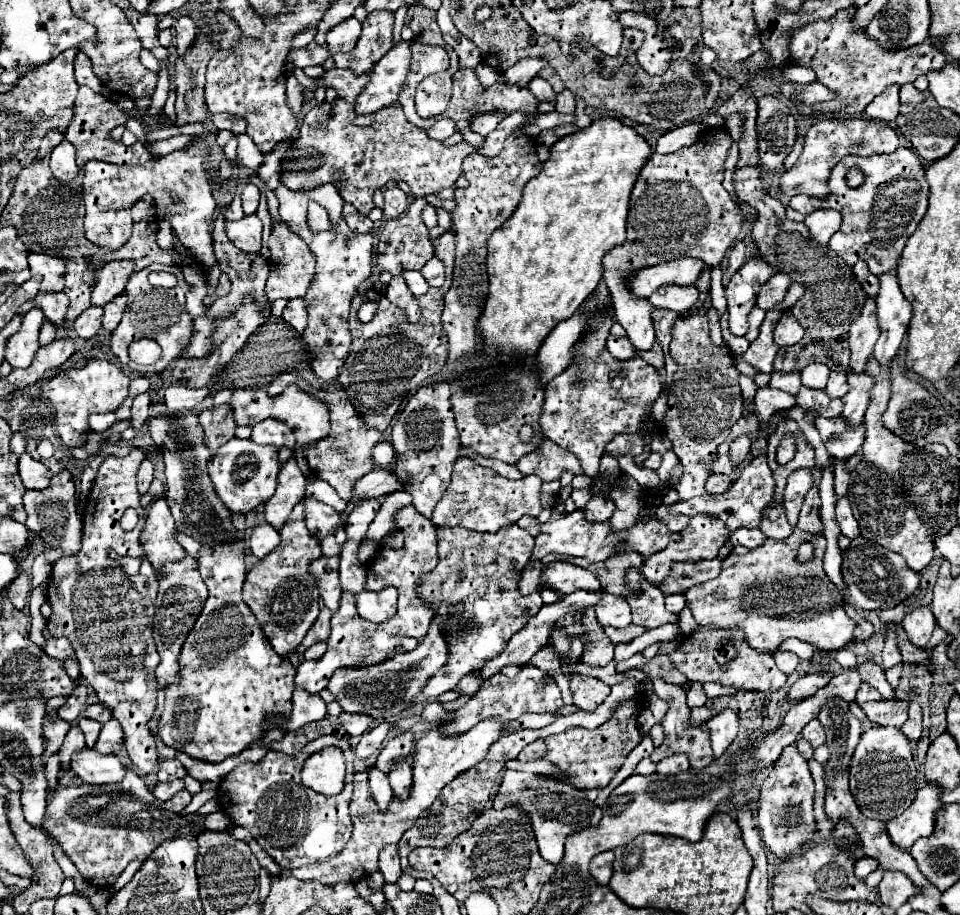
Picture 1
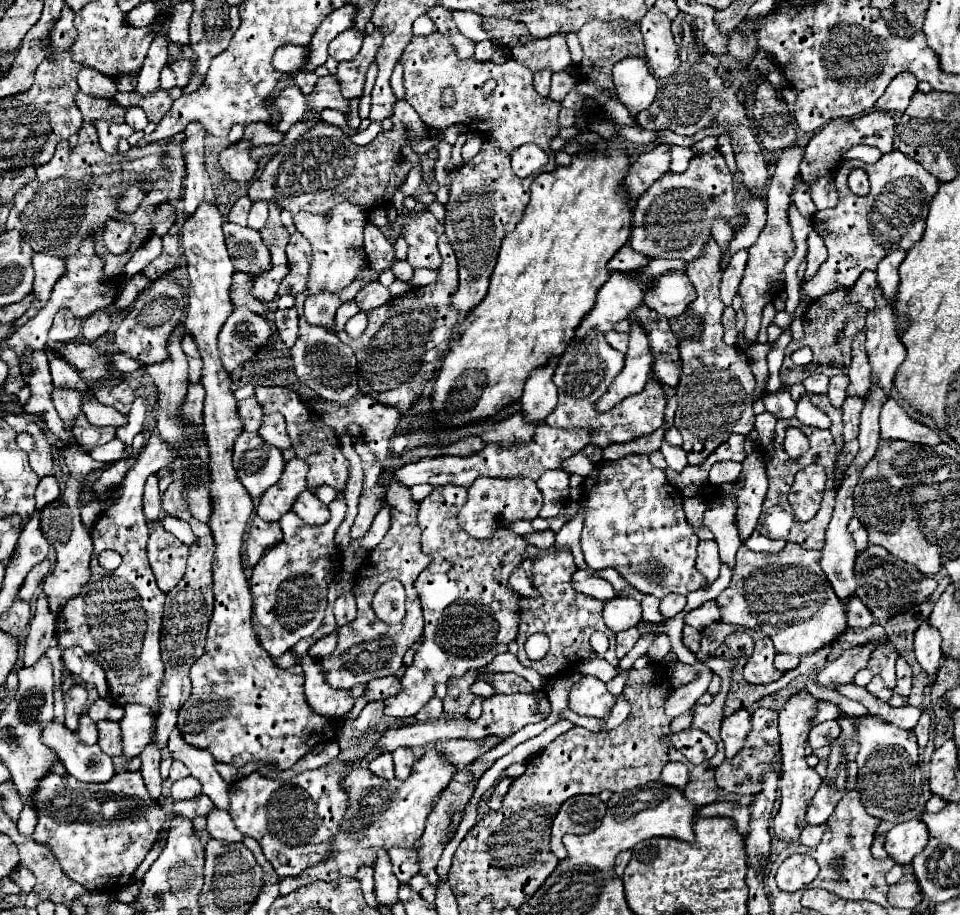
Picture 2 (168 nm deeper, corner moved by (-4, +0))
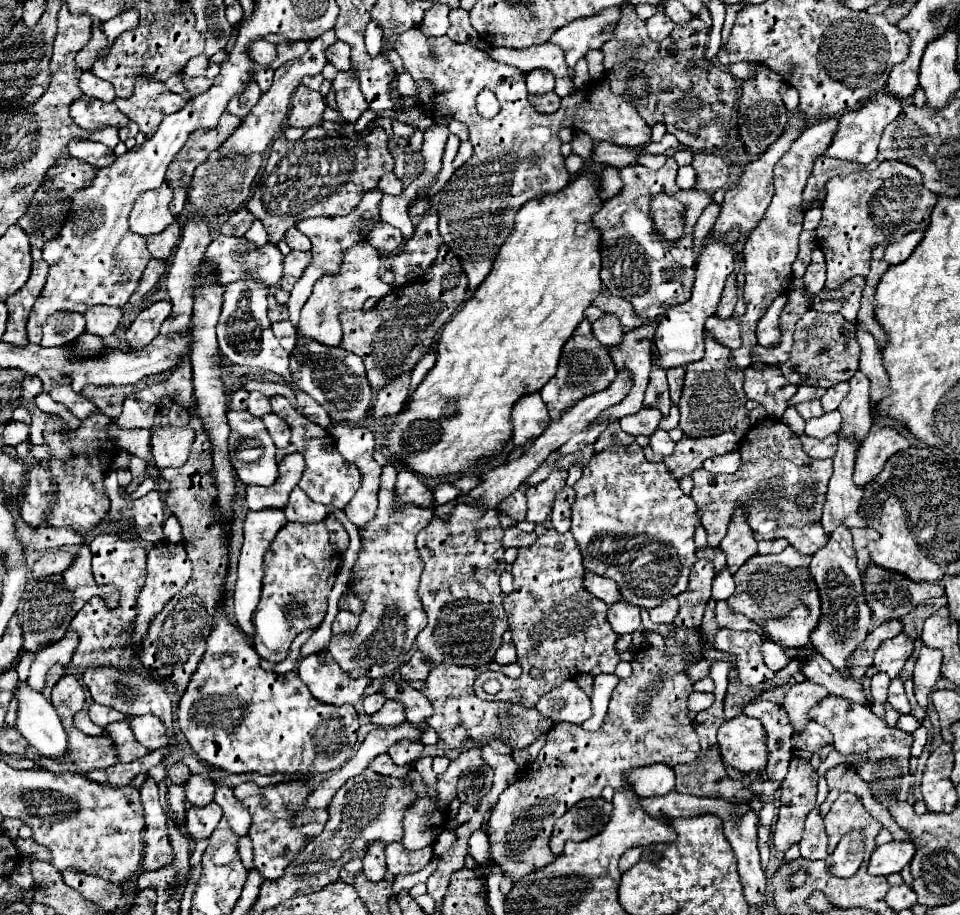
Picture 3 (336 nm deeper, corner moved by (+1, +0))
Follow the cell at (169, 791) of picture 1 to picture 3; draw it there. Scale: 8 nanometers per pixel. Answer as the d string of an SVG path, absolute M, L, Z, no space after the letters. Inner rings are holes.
M190 775L186 781L186 799L196 807L204 807L214 801L214 789L216 785L212 779L204 775Z

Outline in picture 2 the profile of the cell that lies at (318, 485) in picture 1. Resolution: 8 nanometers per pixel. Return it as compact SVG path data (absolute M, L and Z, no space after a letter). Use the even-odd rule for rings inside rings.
M337 493L335 501L329 503L331 517L321 527L305 525L293 511L285 513L285 517L281 517L279 521L283 541L277 547L269 549L253 567L253 575L249 579L253 593L253 627L263 649L273 659L289 651L299 639L315 633L323 623L327 585L335 579L335 573L341 565L333 535L341 525L346 510L343 493Z

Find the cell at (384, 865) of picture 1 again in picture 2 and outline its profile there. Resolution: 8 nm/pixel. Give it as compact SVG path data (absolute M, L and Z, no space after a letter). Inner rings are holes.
M389 849L389 857L393 863L393 873L401 883L407 883L413 875L419 873L417 851L415 849Z

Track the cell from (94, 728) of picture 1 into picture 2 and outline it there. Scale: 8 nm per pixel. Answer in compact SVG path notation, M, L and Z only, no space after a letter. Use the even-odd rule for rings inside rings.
M99 721L97 729L99 729L97 745L101 747L101 751L105 751L111 757L121 755L121 729L119 729L119 723Z

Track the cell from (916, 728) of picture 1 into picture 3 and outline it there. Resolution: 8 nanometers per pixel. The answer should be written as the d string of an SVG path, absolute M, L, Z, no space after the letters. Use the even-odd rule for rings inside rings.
M920 727L916 733L912 733L912 737L914 737L914 743L912 743L912 757L920 757L924 745L926 745L926 741L928 741L928 733L926 733L924 727Z

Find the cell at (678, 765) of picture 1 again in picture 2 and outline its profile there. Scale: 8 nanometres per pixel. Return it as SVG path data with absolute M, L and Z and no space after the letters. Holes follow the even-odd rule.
M667 763L663 767L663 773L661 773L661 781L665 785L673 785L673 787L679 787L679 789L685 789L687 781L689 781L689 771L683 763Z

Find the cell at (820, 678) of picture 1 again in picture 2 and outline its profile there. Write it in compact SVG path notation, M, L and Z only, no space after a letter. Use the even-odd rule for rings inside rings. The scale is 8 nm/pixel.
M867 643L863 647L855 647L845 651L837 661L829 663L825 669L821 669L815 675L817 685L827 687L827 689L837 689L837 685L845 685L845 683L853 683L853 677L859 669L867 667L867 659L871 655L871 651L875 649L877 643Z

